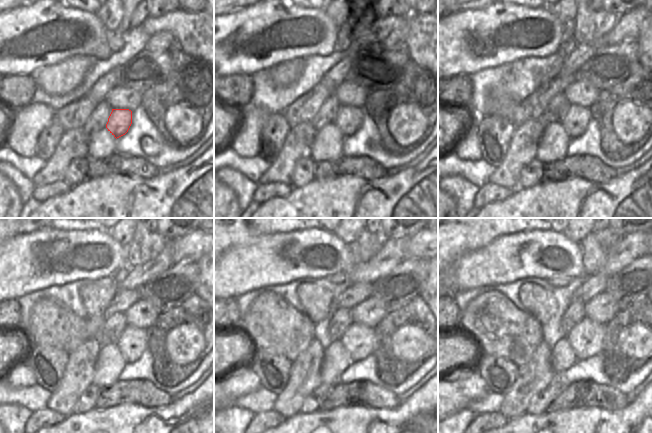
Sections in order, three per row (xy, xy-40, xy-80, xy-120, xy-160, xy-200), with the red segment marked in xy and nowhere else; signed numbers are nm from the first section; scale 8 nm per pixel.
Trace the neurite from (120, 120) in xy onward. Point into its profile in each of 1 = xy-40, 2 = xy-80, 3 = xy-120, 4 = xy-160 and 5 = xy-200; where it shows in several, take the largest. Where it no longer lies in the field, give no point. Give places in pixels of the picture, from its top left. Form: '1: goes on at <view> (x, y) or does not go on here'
1: goes on at xy-40 (348, 119)
2: goes on at xy-80 (575, 122)
3: goes on at xy-120 (132, 343)
4: goes on at xy-160 (359, 341)
5: goes on at xy-200 (586, 338)

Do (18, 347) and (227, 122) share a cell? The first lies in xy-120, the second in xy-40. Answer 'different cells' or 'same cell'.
same cell

